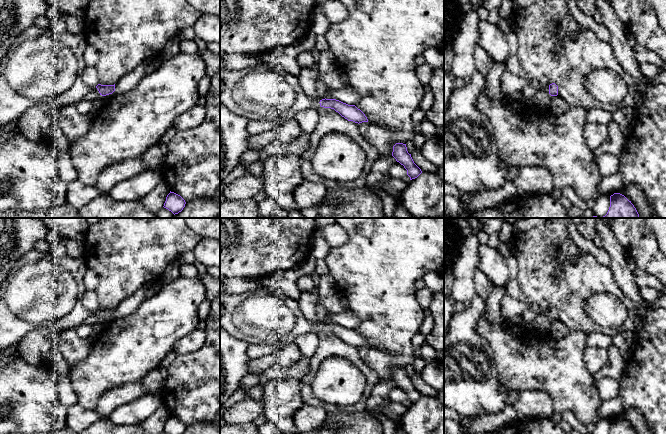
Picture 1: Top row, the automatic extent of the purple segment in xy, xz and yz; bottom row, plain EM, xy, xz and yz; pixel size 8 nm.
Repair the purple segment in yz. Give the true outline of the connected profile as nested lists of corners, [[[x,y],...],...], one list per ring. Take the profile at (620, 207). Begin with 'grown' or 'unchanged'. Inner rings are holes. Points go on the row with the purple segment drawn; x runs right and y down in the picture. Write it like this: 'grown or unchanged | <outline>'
unchanged | [[[614,193],[610,196],[610,207],[607,214],[603,217],[593,216],[591,218],[640,218],[634,205],[624,195]]]

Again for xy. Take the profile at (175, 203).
unchanged | [[[170,191],[166,197],[166,201],[163,207],[175,215],[183,210],[185,204],[185,200],[180,195]]]

